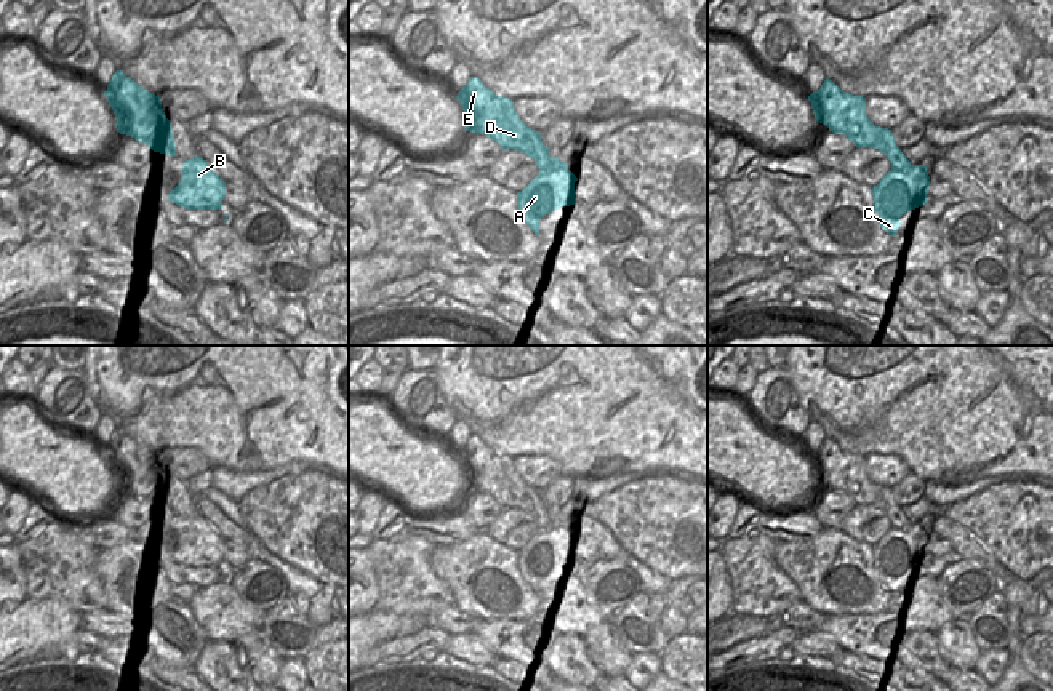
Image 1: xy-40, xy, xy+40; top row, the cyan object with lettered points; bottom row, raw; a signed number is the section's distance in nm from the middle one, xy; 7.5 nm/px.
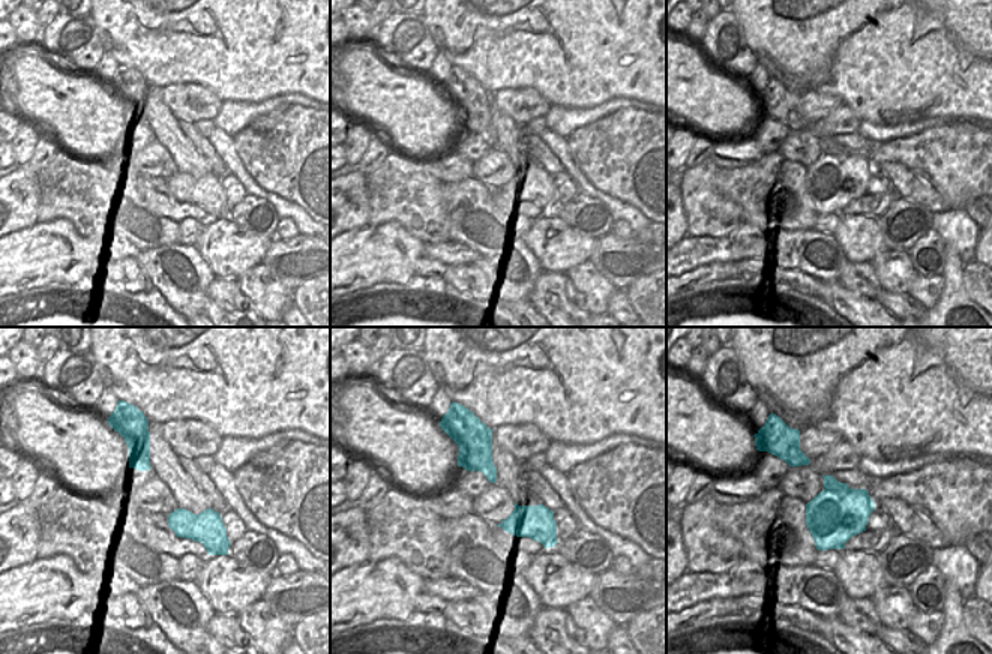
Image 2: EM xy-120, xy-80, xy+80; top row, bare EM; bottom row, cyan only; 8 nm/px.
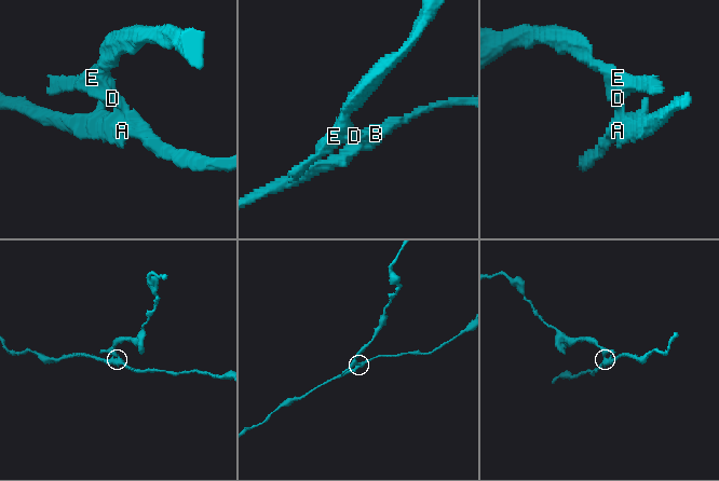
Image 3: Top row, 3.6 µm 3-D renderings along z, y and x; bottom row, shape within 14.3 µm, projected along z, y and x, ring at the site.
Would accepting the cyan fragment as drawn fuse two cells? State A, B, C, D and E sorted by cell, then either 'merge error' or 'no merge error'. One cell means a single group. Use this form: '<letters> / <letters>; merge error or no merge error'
A B C / D E; merge error

